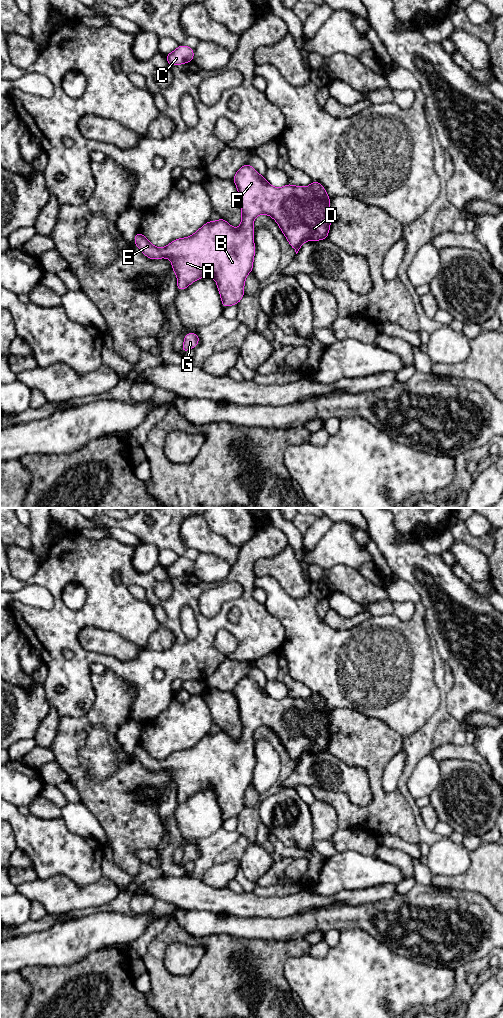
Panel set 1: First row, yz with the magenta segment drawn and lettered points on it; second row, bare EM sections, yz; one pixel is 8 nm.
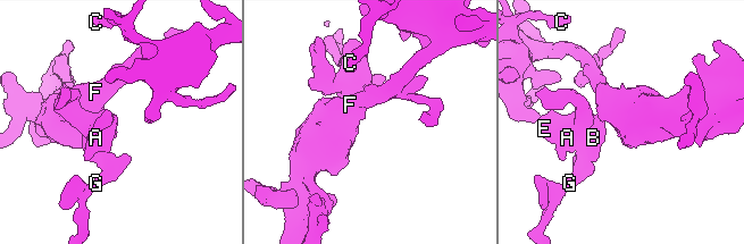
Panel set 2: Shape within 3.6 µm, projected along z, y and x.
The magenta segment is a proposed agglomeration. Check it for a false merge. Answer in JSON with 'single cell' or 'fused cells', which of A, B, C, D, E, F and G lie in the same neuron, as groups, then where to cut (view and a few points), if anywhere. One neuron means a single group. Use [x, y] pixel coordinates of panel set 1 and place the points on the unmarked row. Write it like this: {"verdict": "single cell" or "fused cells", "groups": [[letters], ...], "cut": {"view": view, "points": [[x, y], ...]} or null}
{"verdict": "single cell", "groups": [["A", "B", "C", "D", "E", "F", "G"]], "cut": null}

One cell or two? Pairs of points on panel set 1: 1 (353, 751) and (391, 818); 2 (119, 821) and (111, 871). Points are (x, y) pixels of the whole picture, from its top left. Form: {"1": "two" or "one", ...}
{"1": "one", "2": "two"}

